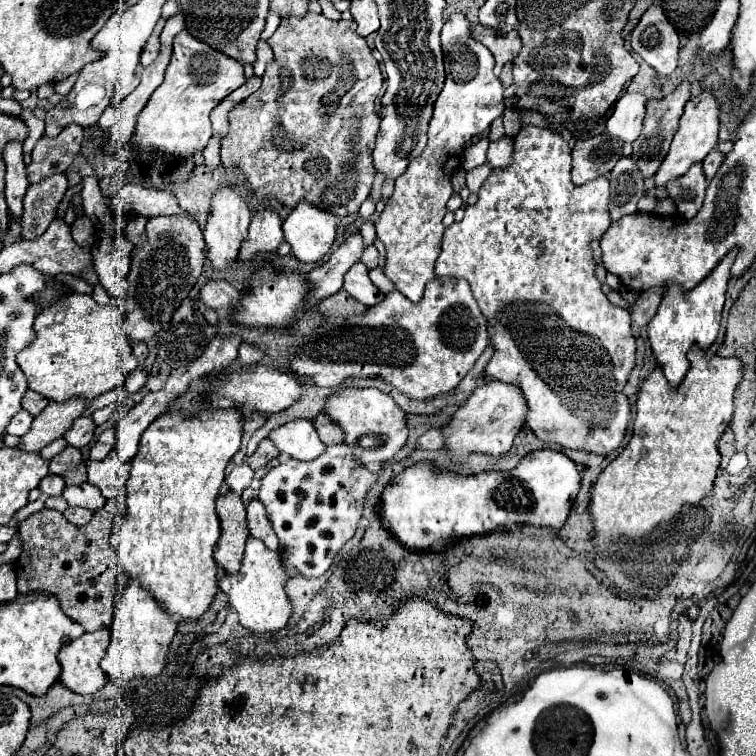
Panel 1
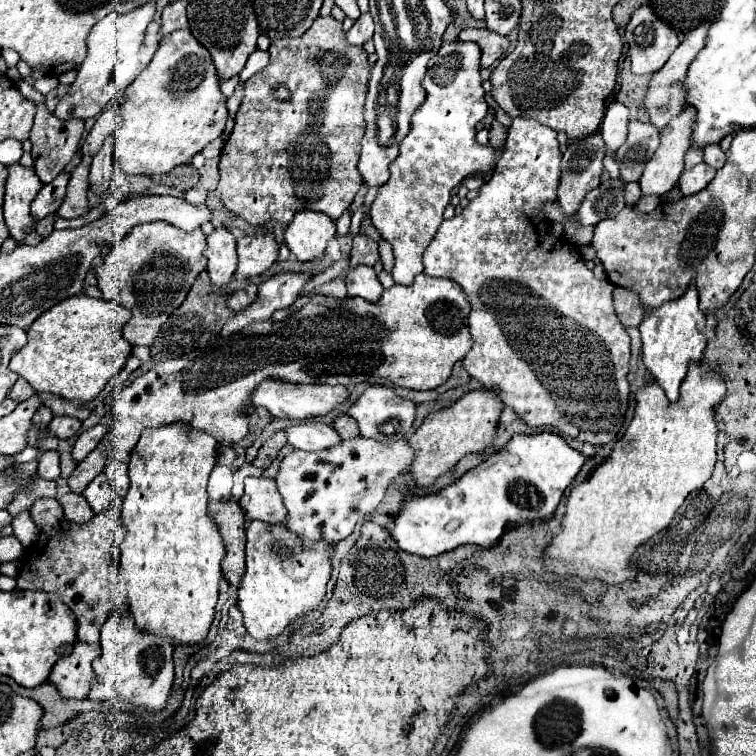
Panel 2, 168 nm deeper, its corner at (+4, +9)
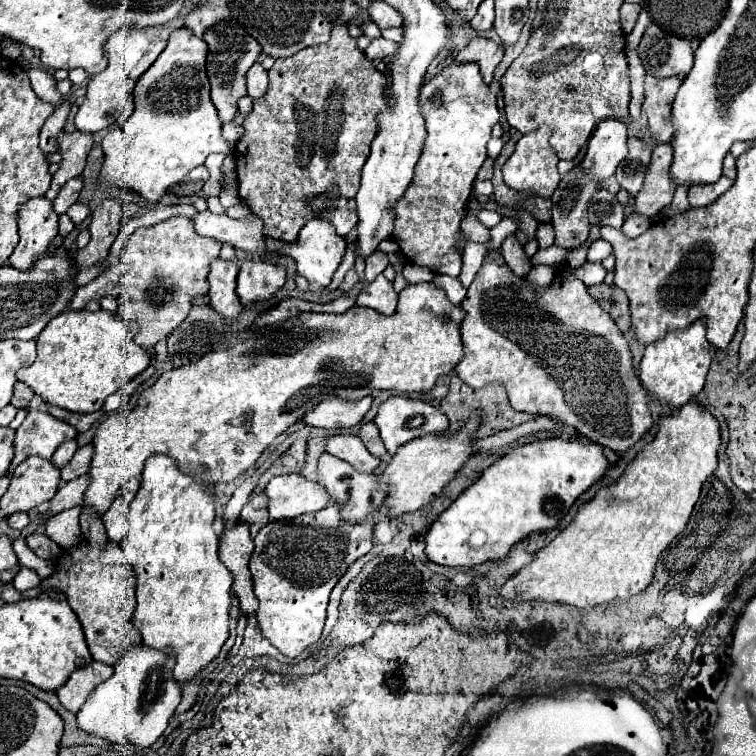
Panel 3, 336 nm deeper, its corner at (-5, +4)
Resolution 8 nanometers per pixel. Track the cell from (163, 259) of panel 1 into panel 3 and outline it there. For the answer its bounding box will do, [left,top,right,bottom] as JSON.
[67,217,221,347]

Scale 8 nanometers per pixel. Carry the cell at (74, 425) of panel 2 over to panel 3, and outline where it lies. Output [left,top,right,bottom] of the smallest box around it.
[7,409,77,473]

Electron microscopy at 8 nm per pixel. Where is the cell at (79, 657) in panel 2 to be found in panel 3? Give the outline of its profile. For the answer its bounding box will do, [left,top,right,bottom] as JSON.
[55,661,113,713]

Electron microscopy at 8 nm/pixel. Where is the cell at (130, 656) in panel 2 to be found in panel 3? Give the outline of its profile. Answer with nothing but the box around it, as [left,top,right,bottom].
[77,645,181,749]

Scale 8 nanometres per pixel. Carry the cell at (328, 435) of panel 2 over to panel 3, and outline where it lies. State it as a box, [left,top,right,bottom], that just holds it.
[327,435,381,473]

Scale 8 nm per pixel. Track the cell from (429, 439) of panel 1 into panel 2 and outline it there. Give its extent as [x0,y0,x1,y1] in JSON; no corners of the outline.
[274,436,412,550]

